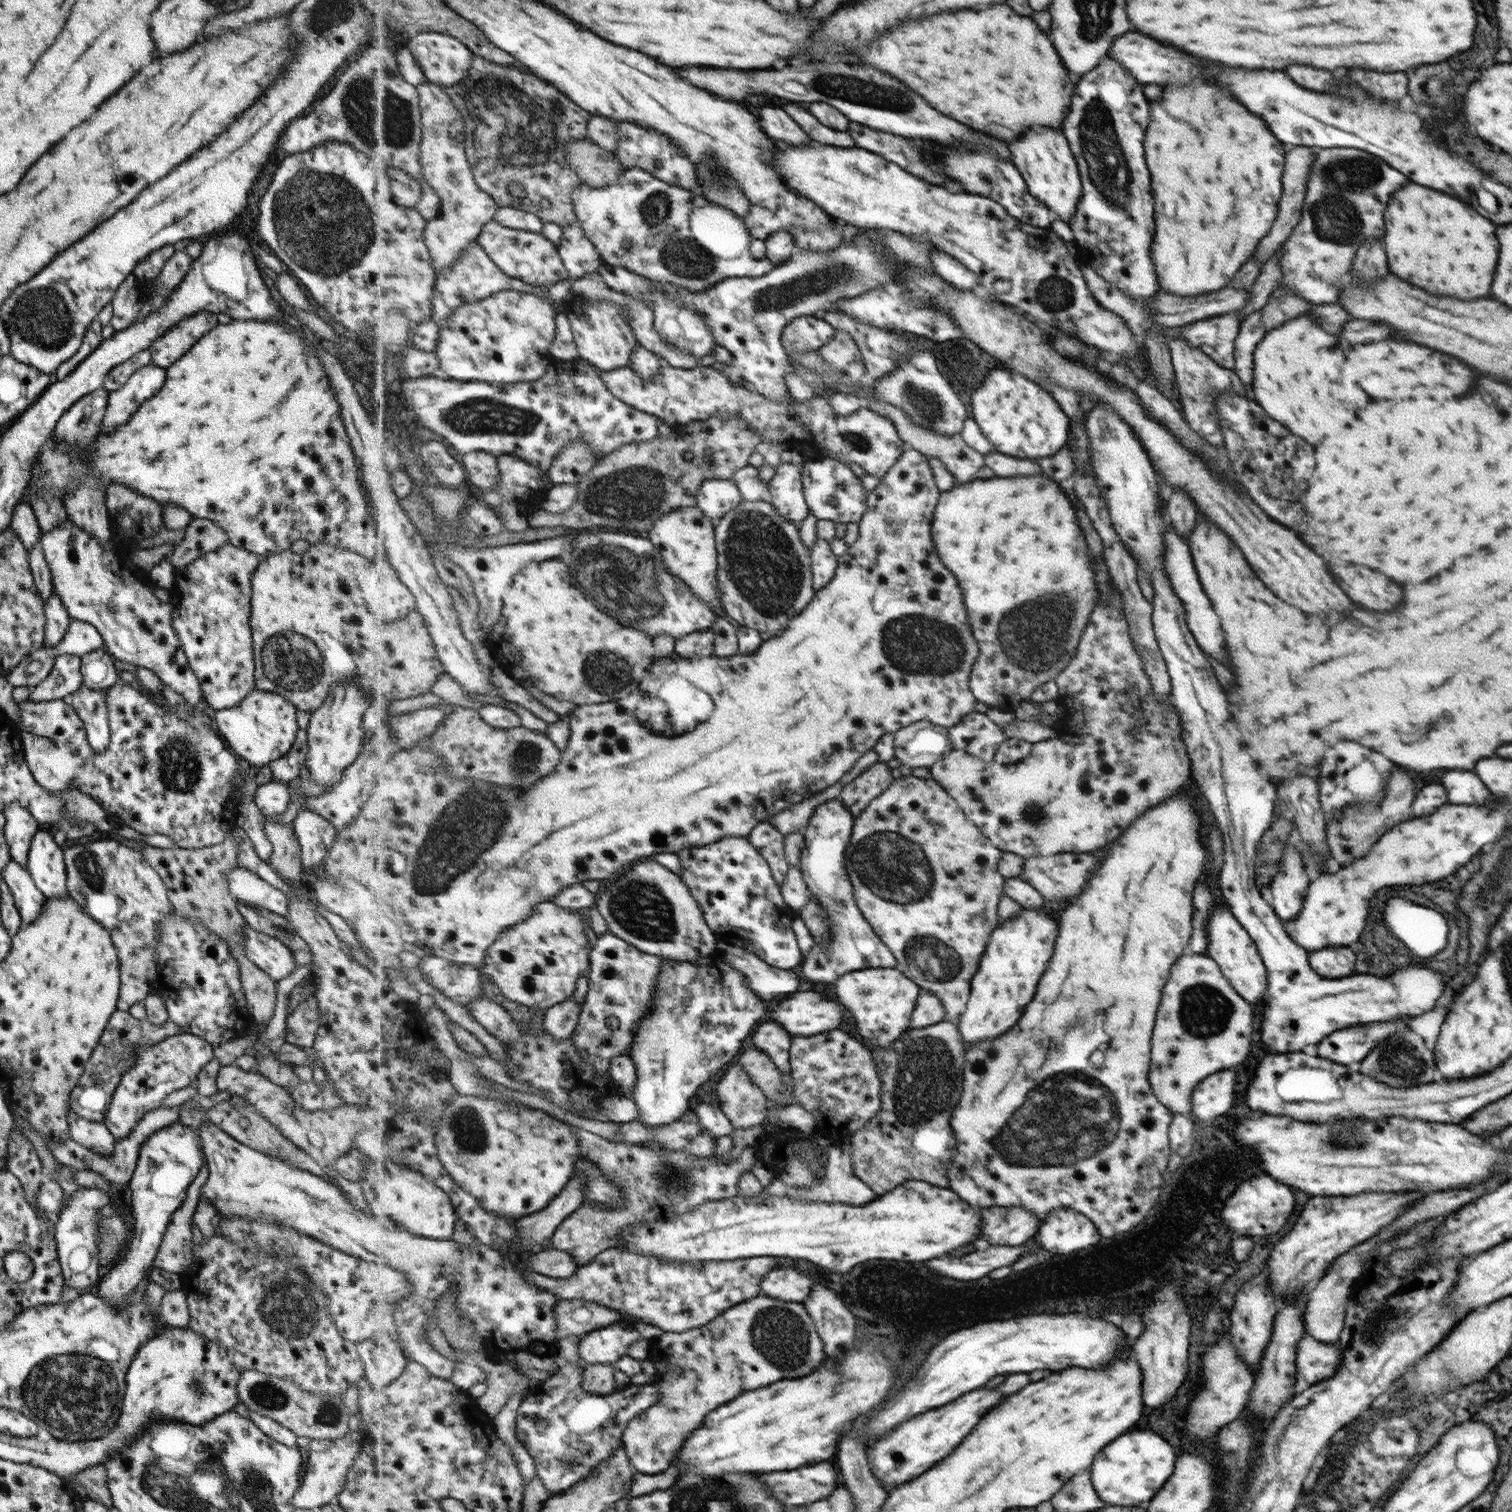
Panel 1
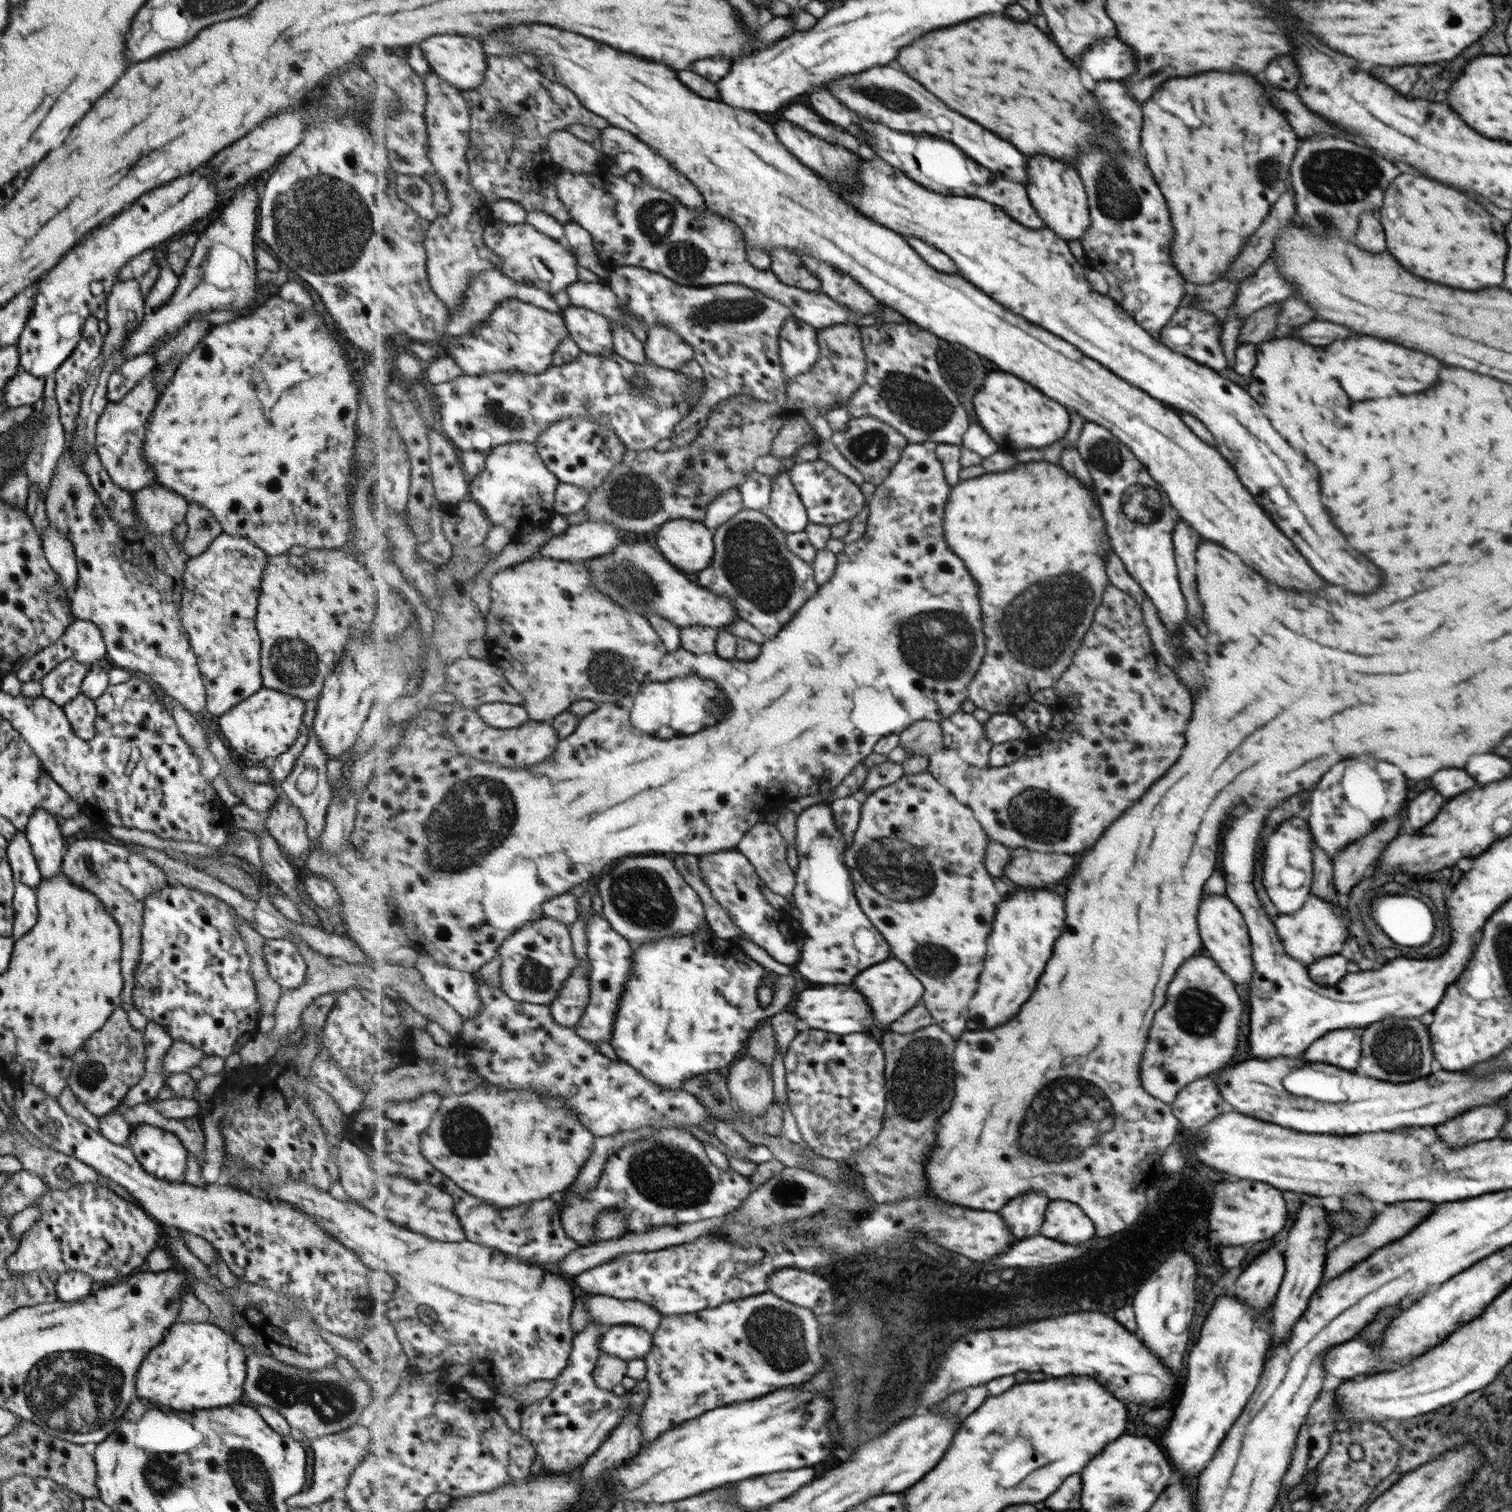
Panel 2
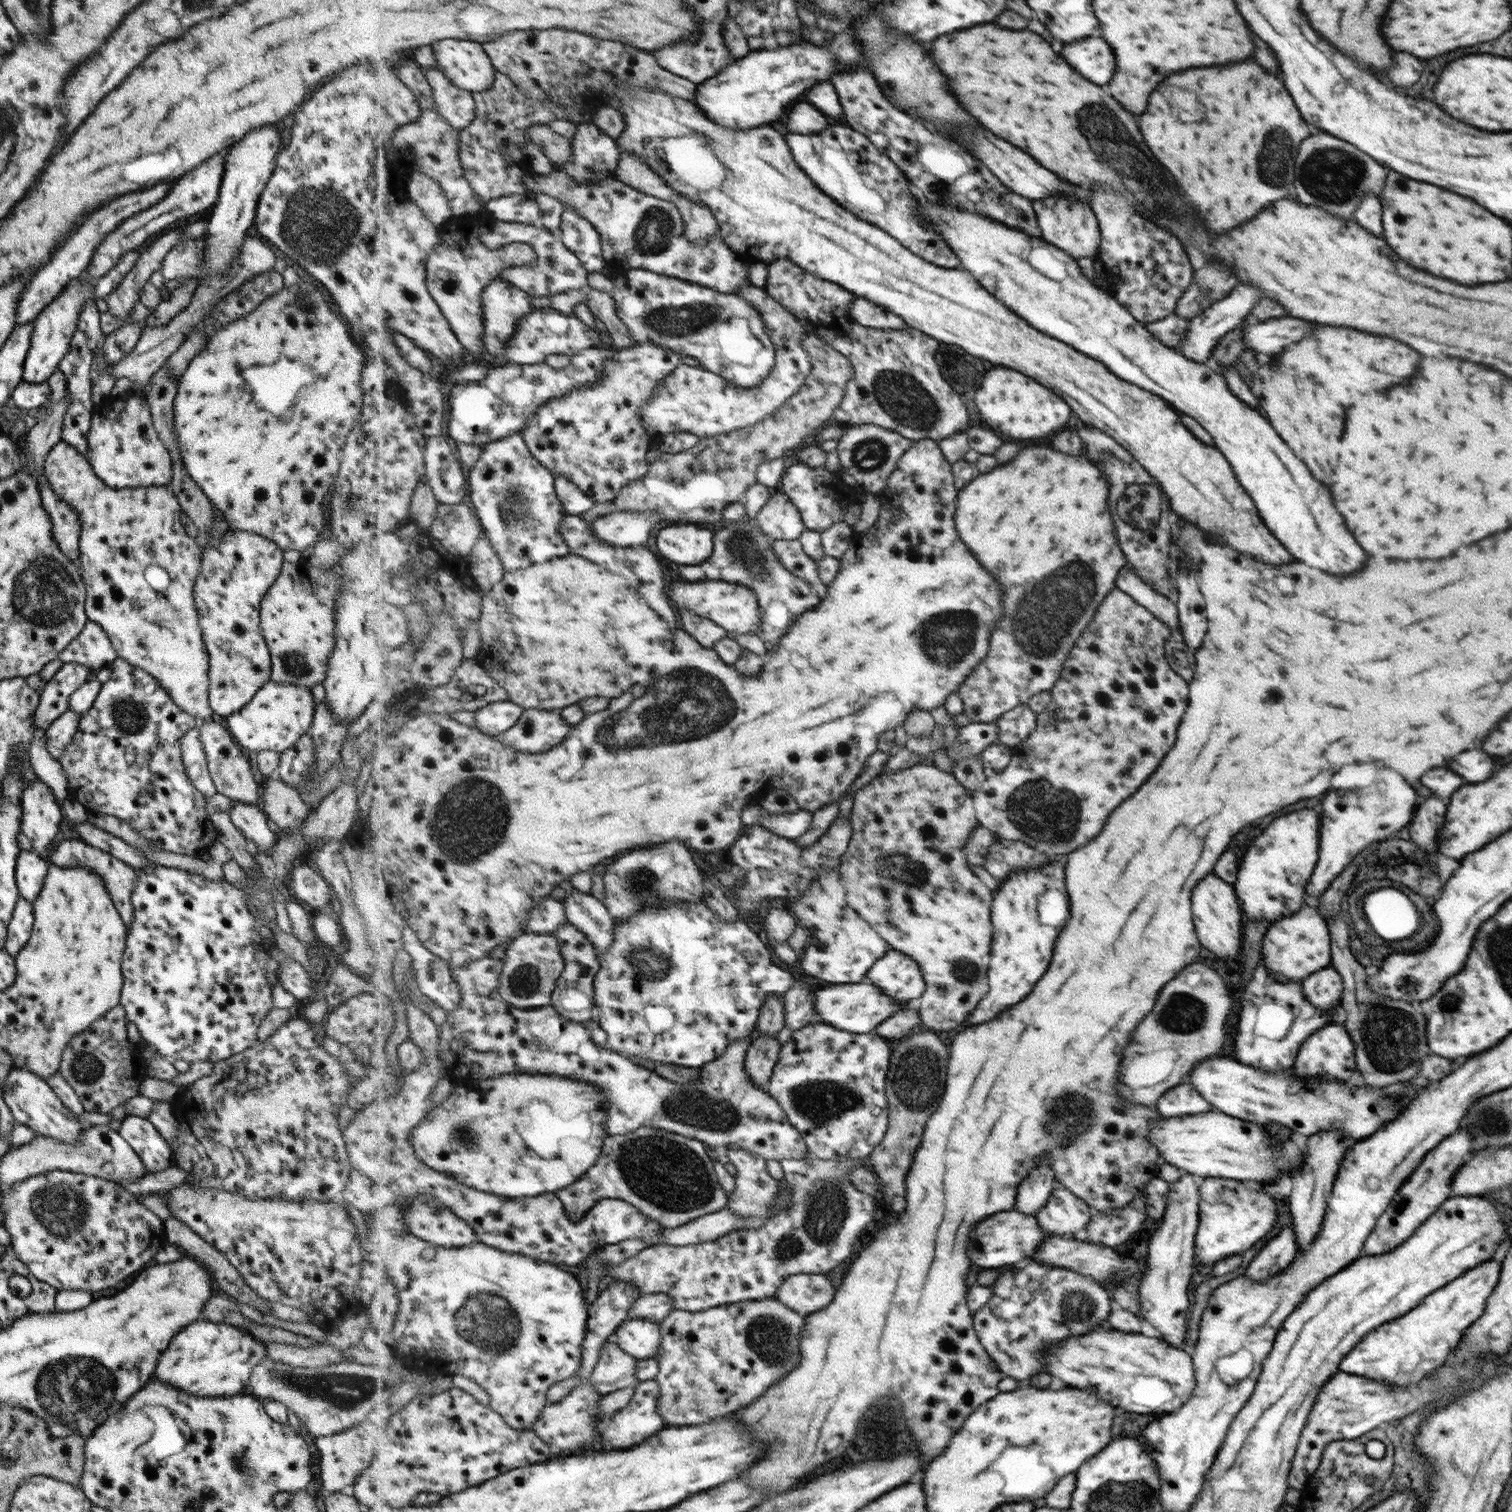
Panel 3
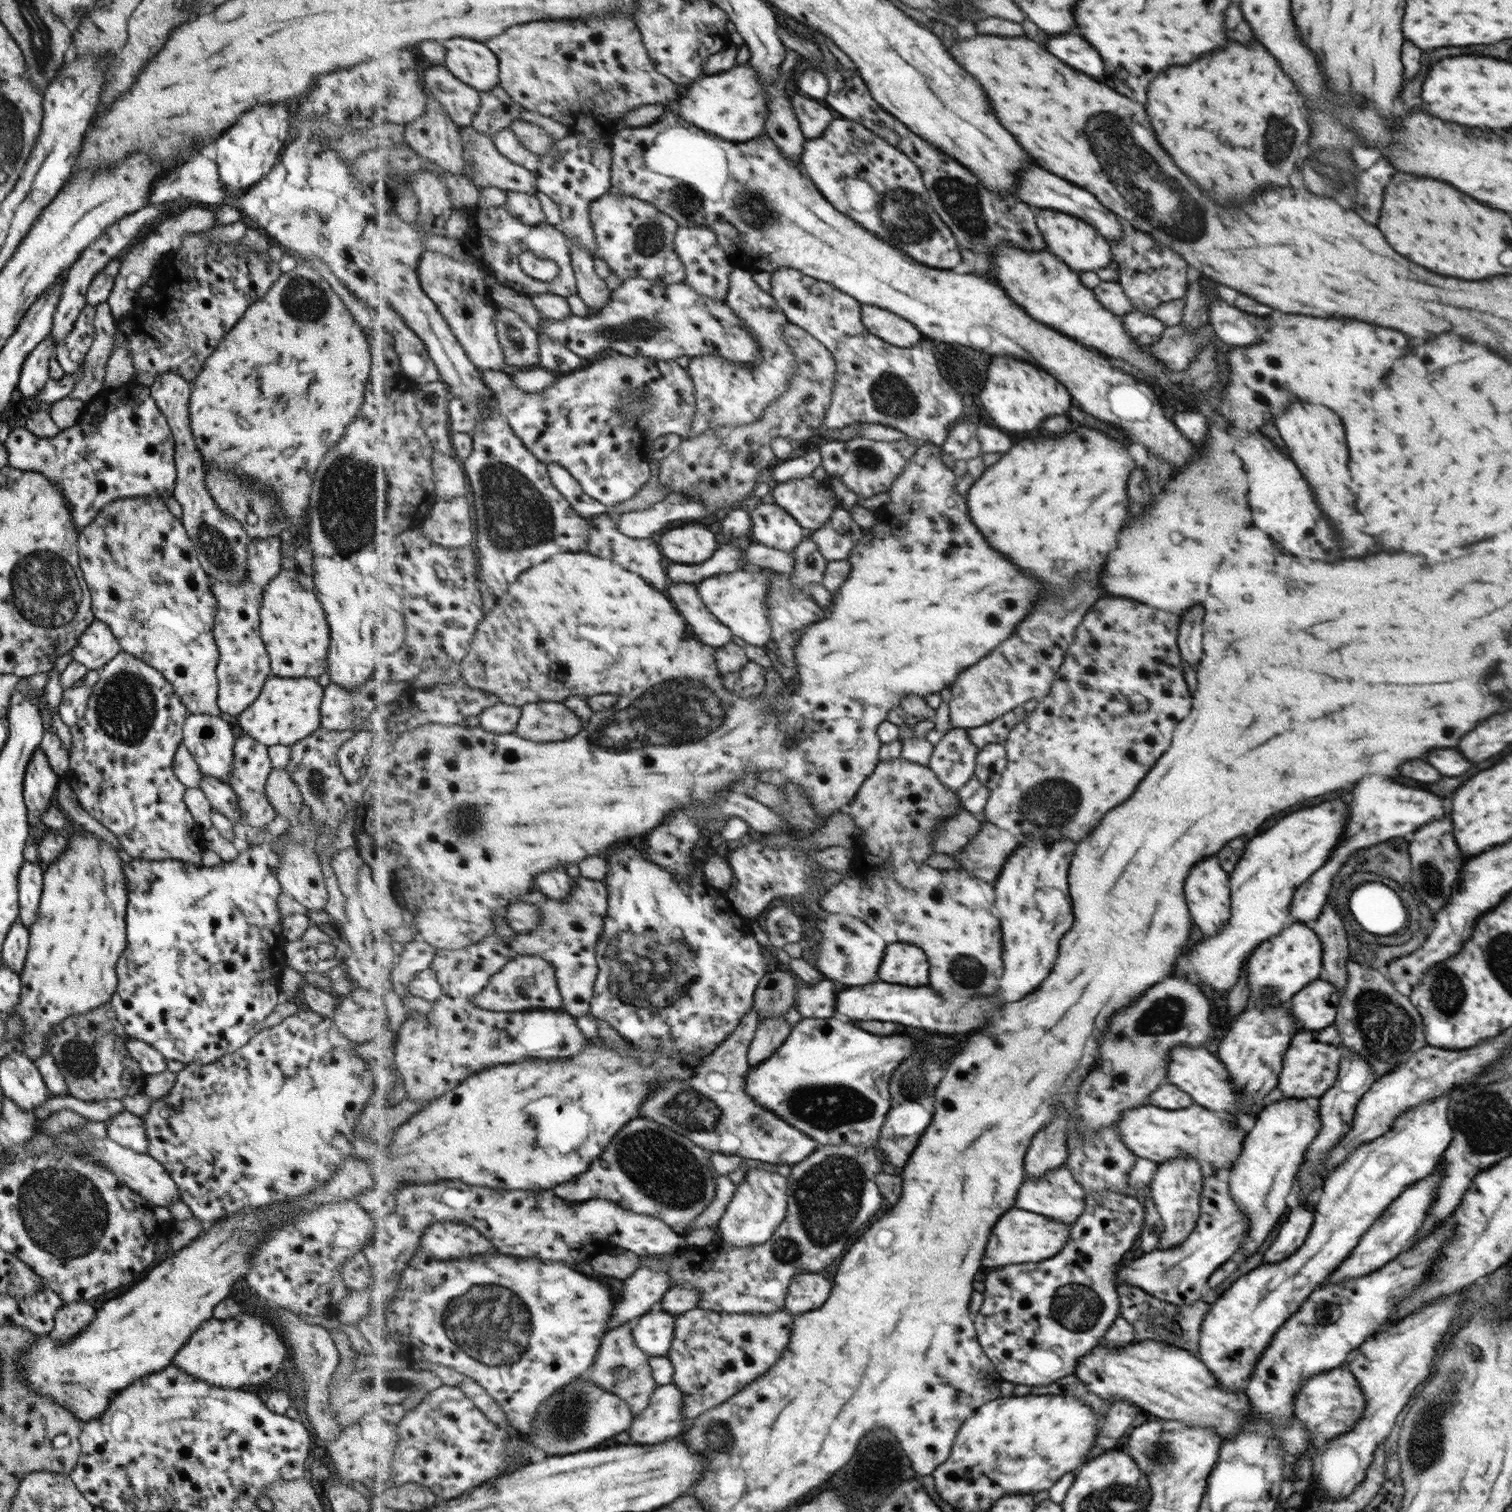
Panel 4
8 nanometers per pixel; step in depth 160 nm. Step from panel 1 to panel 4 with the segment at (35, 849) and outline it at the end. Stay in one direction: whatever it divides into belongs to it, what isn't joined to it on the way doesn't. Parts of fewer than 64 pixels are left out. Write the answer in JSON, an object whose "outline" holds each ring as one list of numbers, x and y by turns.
{"outline":[[38,746,32,752,29,764,25,766,22,783,22,800,28,814,28,826,37,826,41,823,42,812,53,806,51,803,56,796,57,781]]}

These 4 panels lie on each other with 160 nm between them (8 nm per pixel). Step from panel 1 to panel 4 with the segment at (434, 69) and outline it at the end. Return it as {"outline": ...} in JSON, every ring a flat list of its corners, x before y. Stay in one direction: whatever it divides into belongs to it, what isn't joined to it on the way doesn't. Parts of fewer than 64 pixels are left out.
{"outline":[[451,38,447,46,446,67,464,84,480,93,500,85,500,60,485,42]]}

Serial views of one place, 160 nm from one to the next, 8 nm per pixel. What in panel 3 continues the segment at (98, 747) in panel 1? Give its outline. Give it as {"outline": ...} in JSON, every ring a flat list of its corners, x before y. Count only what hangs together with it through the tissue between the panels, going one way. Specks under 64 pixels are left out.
{"outline":[[66,710,60,714,51,724,44,730,46,737,47,752,55,759,64,752,65,745,71,742,72,736,78,727,78,720,83,712,73,712]]}

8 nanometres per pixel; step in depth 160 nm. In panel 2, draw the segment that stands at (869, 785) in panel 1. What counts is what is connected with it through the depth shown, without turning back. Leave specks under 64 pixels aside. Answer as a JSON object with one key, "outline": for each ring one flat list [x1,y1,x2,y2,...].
{"outline":[[861,788,857,793,853,793,851,797,839,799,831,804,834,811,835,822,838,823,839,831,845,837,844,841,849,846,854,841,855,833,859,829,861,811,865,802,869,800,869,796,865,792,861,792]]}

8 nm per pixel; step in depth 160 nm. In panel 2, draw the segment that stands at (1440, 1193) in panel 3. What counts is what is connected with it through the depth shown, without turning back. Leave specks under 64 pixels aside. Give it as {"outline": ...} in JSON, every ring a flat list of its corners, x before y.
{"outline":[[1496,1103,1483,1104,1470,1108,1443,1124,1435,1125,1434,1130,1446,1146,1459,1148,1498,1136,1507,1115,1504,1106]]}

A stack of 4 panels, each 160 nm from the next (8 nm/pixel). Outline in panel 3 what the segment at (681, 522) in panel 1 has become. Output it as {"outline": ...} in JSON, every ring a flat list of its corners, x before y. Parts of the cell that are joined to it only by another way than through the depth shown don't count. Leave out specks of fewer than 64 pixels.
{"outline":[[695,524,669,526,659,532,659,552,677,564,699,565,714,552,713,532]]}

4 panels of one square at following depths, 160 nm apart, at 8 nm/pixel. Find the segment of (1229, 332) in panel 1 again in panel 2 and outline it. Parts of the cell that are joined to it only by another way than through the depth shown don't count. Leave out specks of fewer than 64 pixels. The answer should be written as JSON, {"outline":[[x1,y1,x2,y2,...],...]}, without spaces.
{"outline":[[1180,305,1169,324,1159,333,1158,340,1169,347,1171,351,1211,367,1214,371,1221,372,1226,368,1225,355,1223,355,1223,349,1221,349,1218,341,1221,323,1218,318,1210,313,1194,307]]}

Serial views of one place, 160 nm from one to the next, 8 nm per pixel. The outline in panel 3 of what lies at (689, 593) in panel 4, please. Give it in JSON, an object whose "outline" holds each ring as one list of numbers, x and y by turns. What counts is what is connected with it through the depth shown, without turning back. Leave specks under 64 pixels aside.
{"outline":[[681,609,682,628,693,635,703,646,714,648,727,636,727,629,710,618,697,614,694,610]]}

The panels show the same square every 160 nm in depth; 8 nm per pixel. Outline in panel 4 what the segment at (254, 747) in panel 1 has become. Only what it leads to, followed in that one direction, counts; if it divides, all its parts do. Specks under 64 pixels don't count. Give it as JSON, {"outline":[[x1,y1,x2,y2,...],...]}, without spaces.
{"outline":[[269,676,262,689,245,710,237,714,237,726,266,747,276,744,293,746,320,726,319,709,322,686,313,677,279,678]]}

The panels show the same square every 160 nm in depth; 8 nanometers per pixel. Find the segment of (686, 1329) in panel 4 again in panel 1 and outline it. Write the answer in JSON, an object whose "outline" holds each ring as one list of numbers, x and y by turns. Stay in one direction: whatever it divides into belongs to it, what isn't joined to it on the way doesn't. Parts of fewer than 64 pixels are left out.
{"outline":[[761,1294,727,1310,710,1324,685,1332,664,1332,653,1342,650,1359,655,1363,654,1383,661,1386,660,1402,630,1422,622,1442,635,1470,645,1474,665,1472,673,1464,679,1449,698,1429,707,1415,750,1391,755,1391,791,1378,816,1372,827,1359,826,1346,804,1303,787,1302]]}

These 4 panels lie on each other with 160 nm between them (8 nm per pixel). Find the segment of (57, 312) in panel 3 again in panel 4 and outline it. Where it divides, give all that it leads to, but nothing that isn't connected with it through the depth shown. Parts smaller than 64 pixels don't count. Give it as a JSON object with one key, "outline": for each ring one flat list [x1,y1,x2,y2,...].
{"outline":[[44,338,25,358,20,368,16,389,24,400,33,399,50,379,48,361,54,358,57,340]]}

